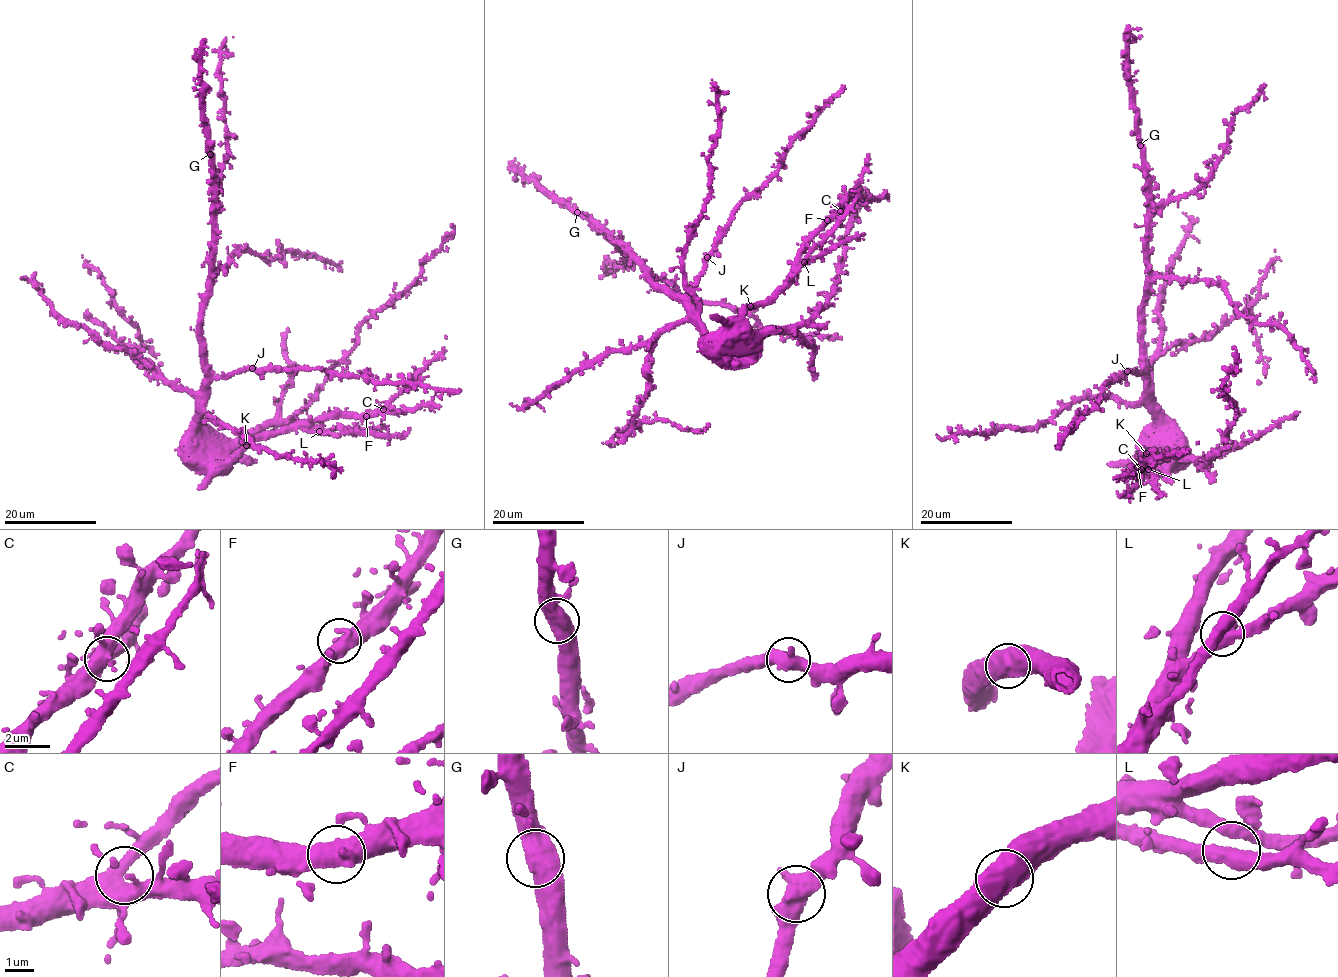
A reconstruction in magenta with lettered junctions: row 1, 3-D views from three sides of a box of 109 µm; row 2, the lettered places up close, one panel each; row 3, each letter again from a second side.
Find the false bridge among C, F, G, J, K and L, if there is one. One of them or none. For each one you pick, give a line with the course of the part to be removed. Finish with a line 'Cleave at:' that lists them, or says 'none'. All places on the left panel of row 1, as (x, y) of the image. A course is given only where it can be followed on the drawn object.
Cleave at: none

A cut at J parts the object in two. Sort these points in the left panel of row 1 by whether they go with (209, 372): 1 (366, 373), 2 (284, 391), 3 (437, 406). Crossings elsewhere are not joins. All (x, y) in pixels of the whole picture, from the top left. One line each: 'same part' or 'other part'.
1: other part
2: same part
3: same part

